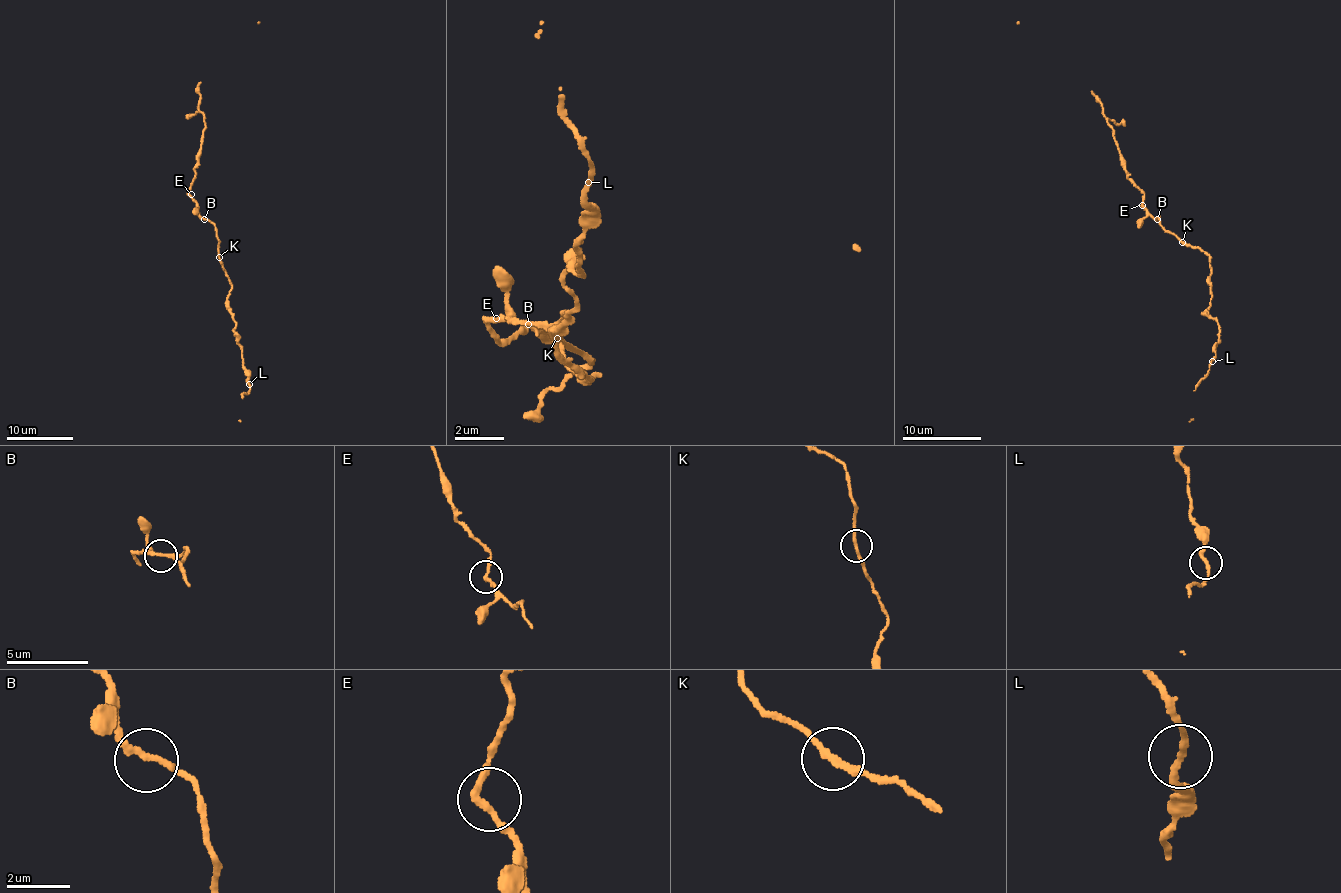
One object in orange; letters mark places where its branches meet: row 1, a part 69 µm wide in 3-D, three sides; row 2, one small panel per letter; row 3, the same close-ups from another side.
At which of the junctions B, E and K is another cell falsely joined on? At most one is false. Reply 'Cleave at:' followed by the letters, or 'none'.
Cleave at: none

